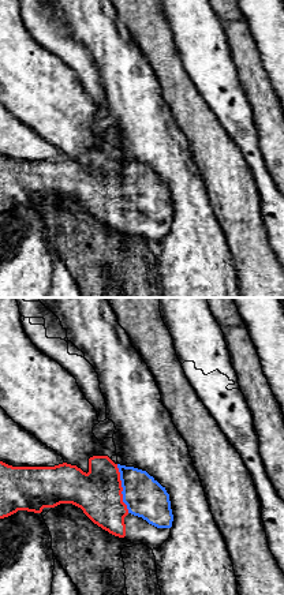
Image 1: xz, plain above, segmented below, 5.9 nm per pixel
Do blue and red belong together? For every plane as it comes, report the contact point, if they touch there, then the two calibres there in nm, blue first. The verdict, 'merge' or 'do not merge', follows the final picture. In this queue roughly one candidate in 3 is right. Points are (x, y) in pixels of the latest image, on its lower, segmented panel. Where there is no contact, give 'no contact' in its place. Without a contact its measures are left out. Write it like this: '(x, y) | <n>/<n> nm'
(123, 489) | 240/280 nm

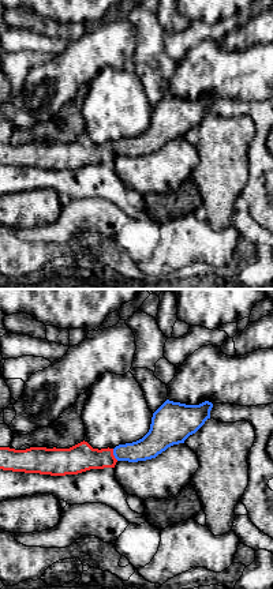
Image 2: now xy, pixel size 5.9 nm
(113, 454) | 140/170 nm

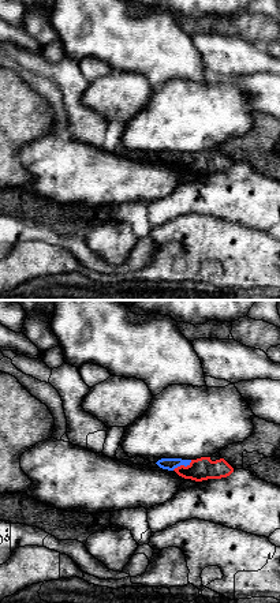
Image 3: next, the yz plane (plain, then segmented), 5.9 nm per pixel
(182, 464) | 70/140 nm

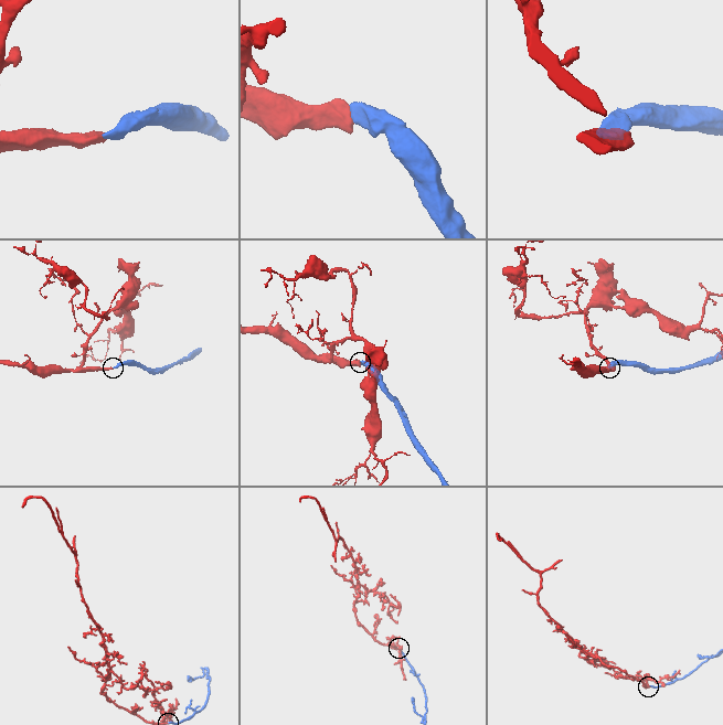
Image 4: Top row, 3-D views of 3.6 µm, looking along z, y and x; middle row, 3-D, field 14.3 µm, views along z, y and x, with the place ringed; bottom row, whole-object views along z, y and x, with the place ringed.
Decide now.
merge

